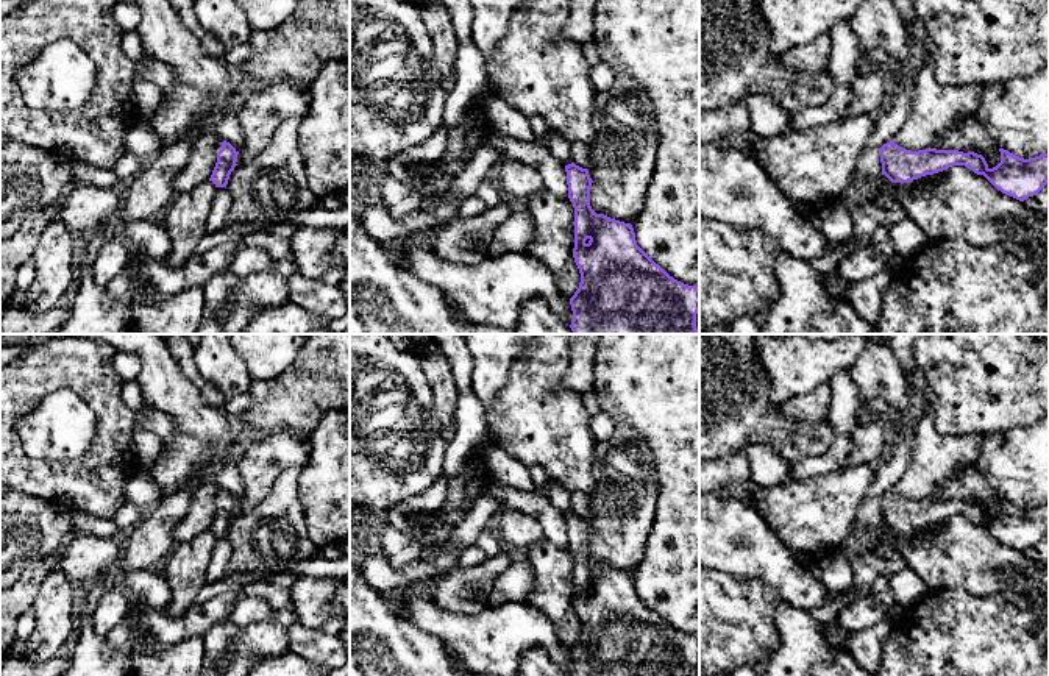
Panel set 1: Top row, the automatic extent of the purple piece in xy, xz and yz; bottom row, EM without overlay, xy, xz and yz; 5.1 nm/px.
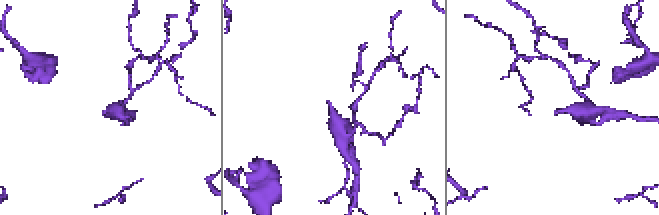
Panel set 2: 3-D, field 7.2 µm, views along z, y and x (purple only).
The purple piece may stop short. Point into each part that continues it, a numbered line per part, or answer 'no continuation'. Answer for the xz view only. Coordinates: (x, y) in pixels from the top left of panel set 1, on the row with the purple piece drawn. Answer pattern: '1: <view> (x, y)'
1: xz (559, 145)

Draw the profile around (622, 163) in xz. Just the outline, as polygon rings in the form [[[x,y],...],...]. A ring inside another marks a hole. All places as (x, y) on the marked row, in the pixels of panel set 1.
[[[628,73],[598,92],[595,145],[589,148],[590,206],[632,225],[645,206],[659,133],[646,91]]]

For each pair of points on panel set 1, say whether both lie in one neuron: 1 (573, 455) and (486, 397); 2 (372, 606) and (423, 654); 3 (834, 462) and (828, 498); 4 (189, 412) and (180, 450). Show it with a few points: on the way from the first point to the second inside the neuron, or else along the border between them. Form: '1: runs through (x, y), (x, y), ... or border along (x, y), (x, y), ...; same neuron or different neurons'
1: border along (509, 367), (506, 381), (497, 397), (489, 428); different neurons
2: runs through (383, 620), (409, 647); same neuron
3: border along (842, 466), (824, 473), (796, 480); different neurons
4: runs through (189, 422), (189, 441); same neuron

